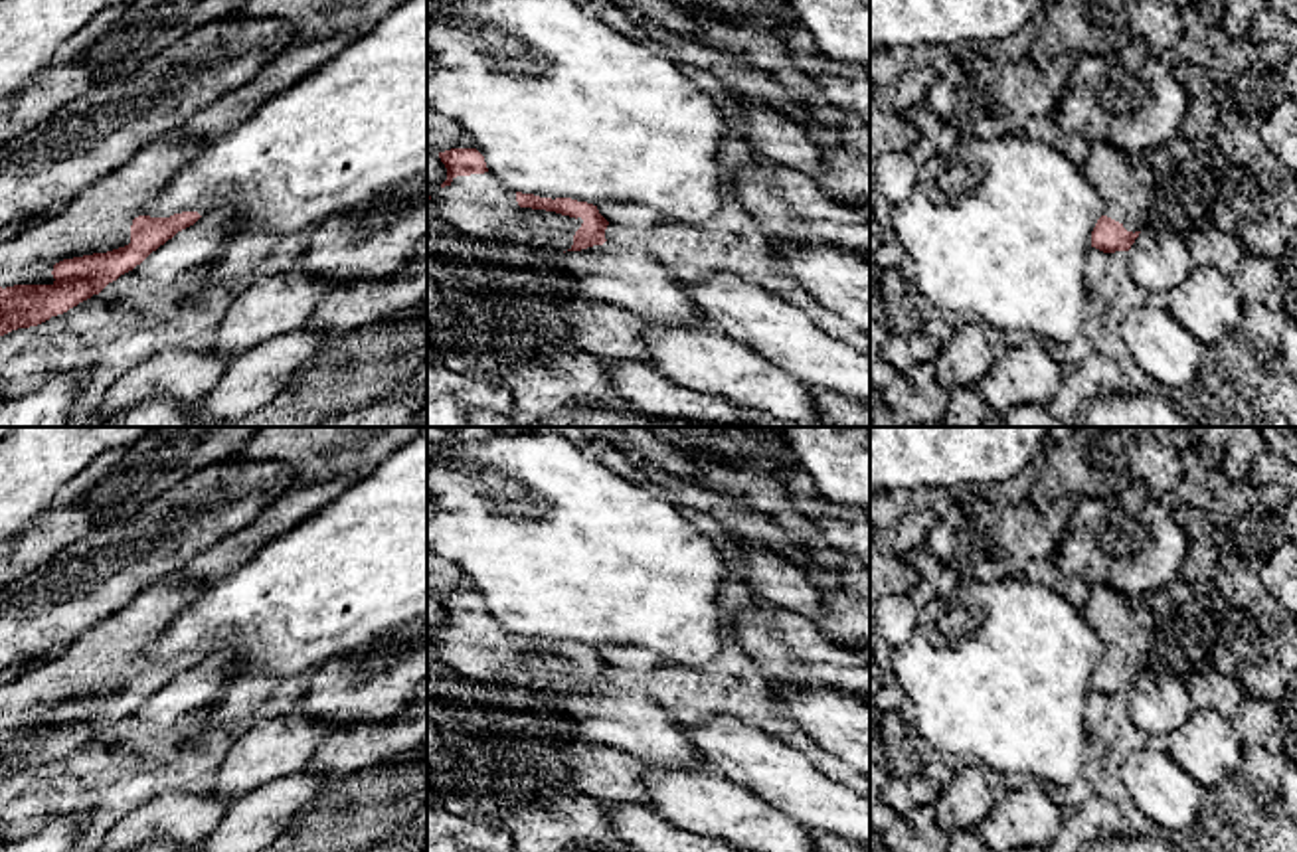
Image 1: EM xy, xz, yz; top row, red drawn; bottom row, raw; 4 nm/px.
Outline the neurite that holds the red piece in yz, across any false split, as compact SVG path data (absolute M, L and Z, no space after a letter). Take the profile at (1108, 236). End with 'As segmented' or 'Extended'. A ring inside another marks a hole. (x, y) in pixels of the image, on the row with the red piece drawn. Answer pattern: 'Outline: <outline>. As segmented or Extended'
Outline: M1091 144L1083 174L1103 202L1103 215L1091 231L1091 247L1103 253L1129 251L1149 227L1155 174L1139 158L1129 158L1111 144Z. Extended

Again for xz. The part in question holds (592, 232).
Outline: M476 148L439 152L447 180L429 200L437 215L476 241L581 251L603 245L609 221L597 206L571 198L540 198L504 188Z. Extended

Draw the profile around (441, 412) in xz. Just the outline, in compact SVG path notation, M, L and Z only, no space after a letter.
M427 391L427 427L471 427L463 407L449 395Z

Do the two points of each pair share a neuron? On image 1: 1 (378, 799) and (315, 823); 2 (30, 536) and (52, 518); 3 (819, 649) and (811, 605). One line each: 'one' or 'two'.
1: one
2: one
3: two

